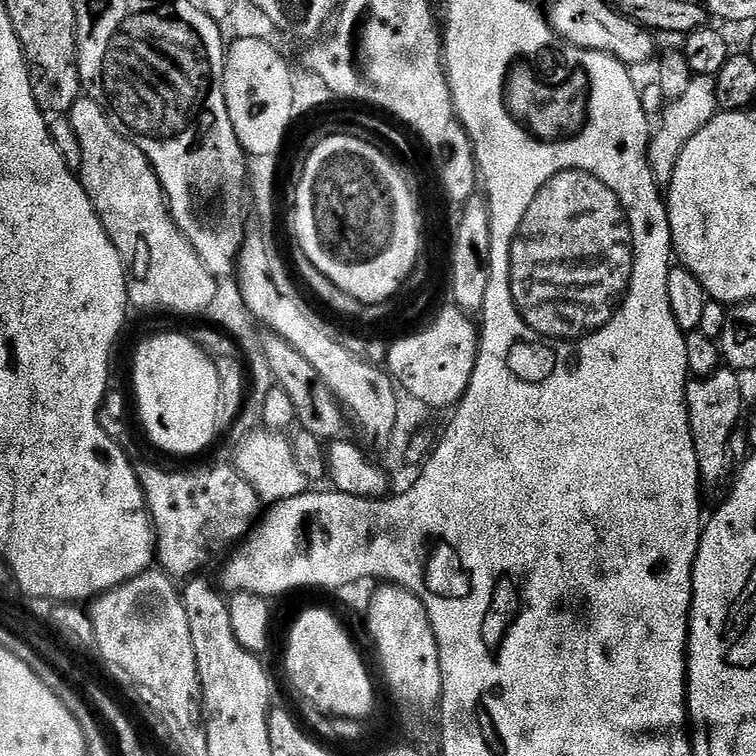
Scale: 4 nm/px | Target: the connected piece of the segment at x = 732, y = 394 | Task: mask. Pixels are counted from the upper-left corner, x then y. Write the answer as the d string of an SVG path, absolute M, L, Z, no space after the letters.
M722 366L712 376L696 378L688 386L688 417L698 458L700 479L705 485L716 484L728 472L730 434L741 423L740 411L744 408L744 392L740 389L741 377L733 369Z

